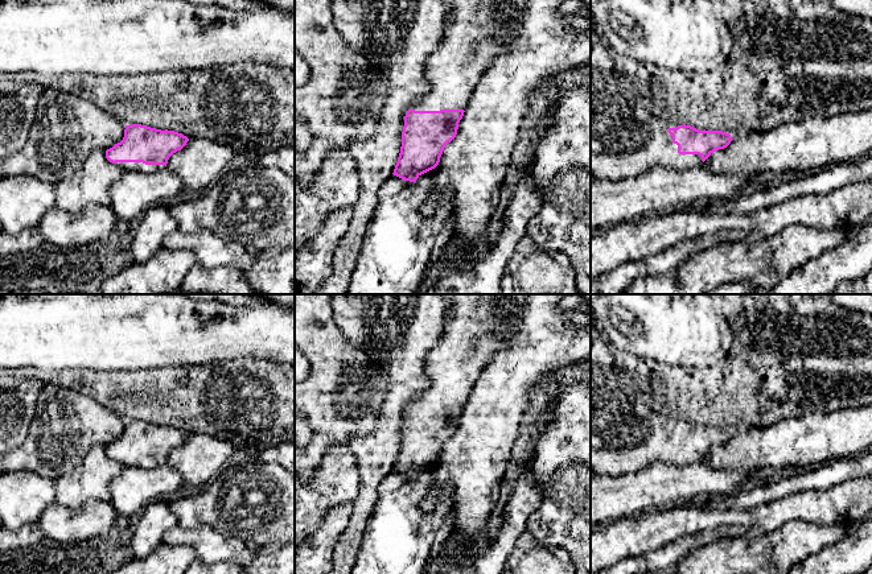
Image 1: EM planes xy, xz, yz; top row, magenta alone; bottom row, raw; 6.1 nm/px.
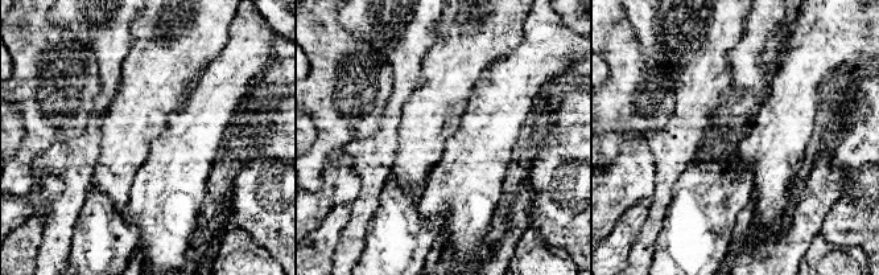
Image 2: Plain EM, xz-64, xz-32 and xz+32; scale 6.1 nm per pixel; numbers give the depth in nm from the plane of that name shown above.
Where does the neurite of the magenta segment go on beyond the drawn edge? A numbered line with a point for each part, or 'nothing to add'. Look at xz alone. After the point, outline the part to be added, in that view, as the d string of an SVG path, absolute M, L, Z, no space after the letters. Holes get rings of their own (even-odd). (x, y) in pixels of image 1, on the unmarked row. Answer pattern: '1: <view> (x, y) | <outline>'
1: xz (473, 327) | M454 294L451 307L447 310L443 334L437 344L429 351L425 360L425 372L429 377L429 385L418 393L410 405L415 406L440 406L440 405L466 405L472 388L480 377L484 368L493 356L507 347L503 331L509 319L519 310L521 303L514 294L506 294L498 298L495 294Z

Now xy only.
1: xy (132, 462) | M116 458L115 461L123 463L124 466L141 468L153 468L166 463L165 461L145 461L143 458Z

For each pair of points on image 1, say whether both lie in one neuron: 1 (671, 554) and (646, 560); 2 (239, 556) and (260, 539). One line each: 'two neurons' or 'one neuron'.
1: one neuron
2: two neurons

